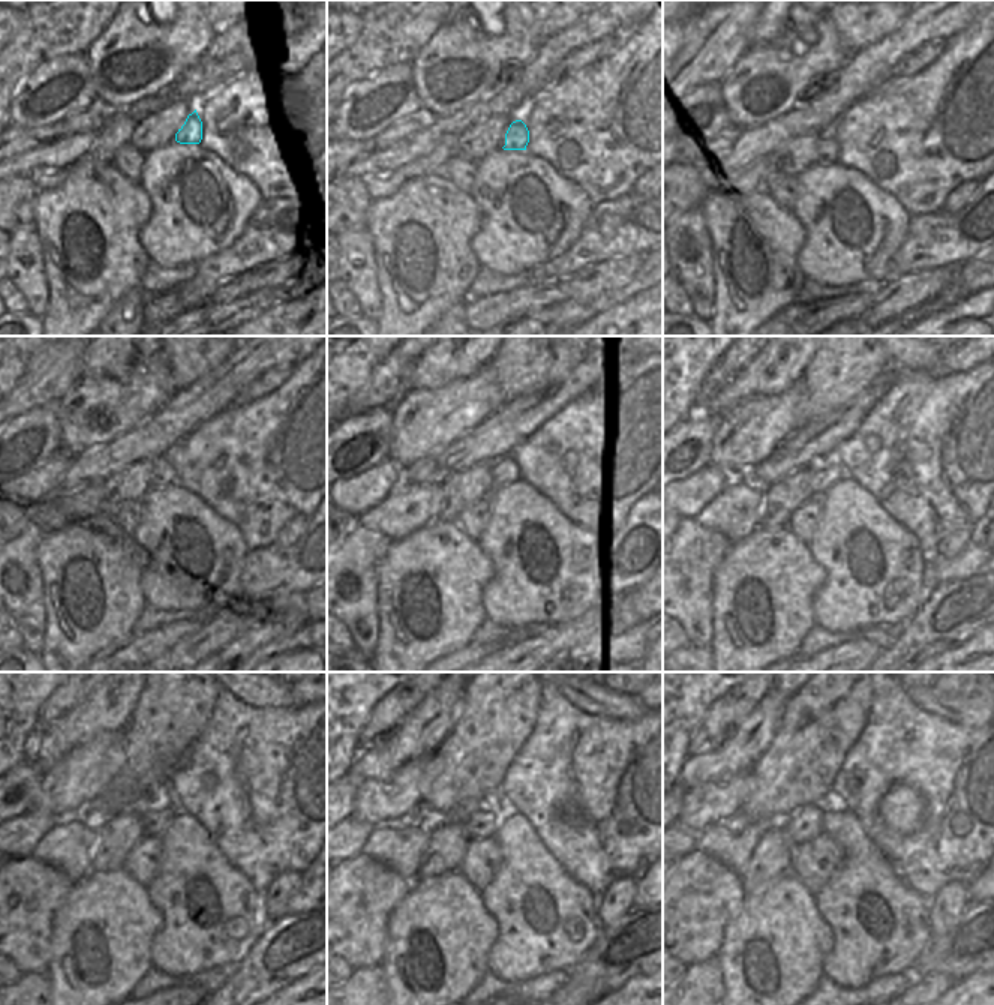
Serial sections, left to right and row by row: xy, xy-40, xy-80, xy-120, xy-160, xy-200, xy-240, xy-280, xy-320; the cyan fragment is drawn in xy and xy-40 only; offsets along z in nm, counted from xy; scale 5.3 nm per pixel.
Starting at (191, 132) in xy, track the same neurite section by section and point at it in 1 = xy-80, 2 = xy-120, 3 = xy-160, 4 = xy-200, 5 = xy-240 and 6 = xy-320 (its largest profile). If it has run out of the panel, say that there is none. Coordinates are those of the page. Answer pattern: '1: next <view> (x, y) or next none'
1: next xy-80 (843, 140)
2: next xy-120 (164, 473)
3: next xy-160 (502, 471)
4: next xy-200 (835, 474)
5: next xy-240 (155, 822)
6: next xy-320 (807, 824)

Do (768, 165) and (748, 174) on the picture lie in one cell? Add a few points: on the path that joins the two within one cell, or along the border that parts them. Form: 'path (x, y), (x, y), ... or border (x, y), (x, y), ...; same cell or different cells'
path (763, 165), (753, 170); same cell

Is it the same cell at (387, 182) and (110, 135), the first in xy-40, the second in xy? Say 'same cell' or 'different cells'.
same cell

